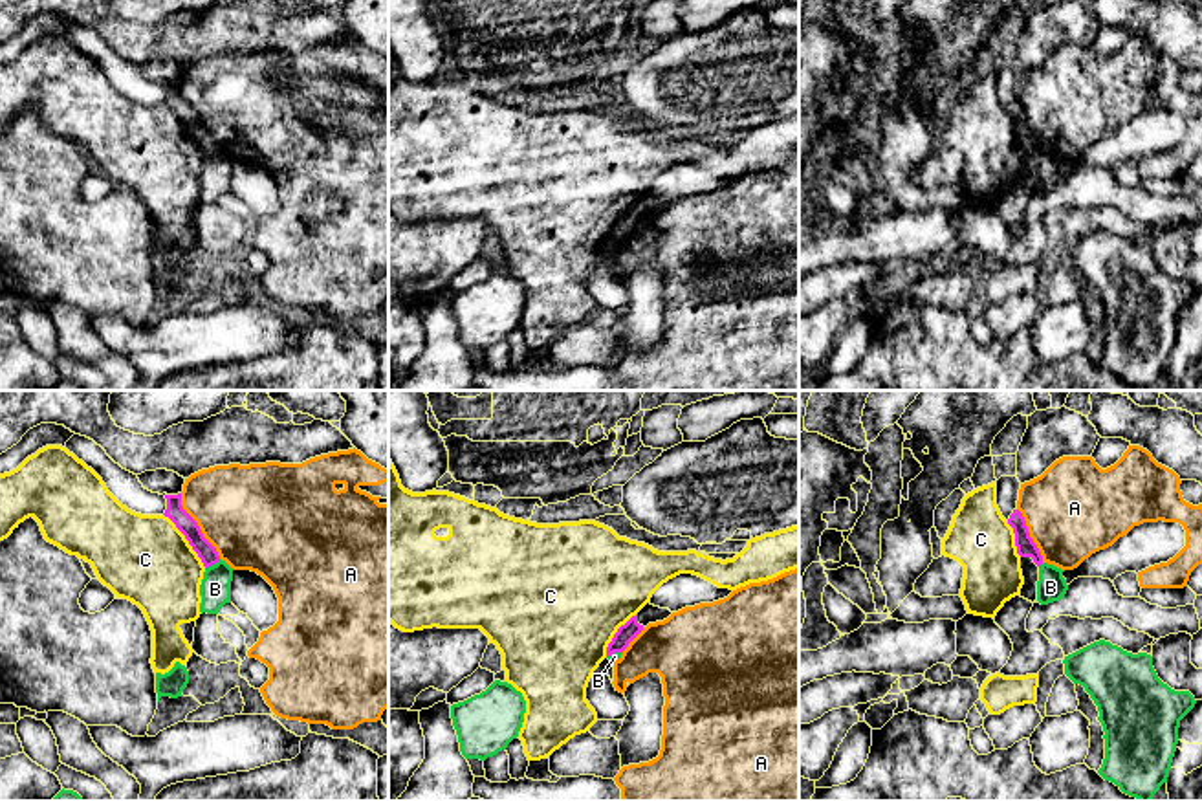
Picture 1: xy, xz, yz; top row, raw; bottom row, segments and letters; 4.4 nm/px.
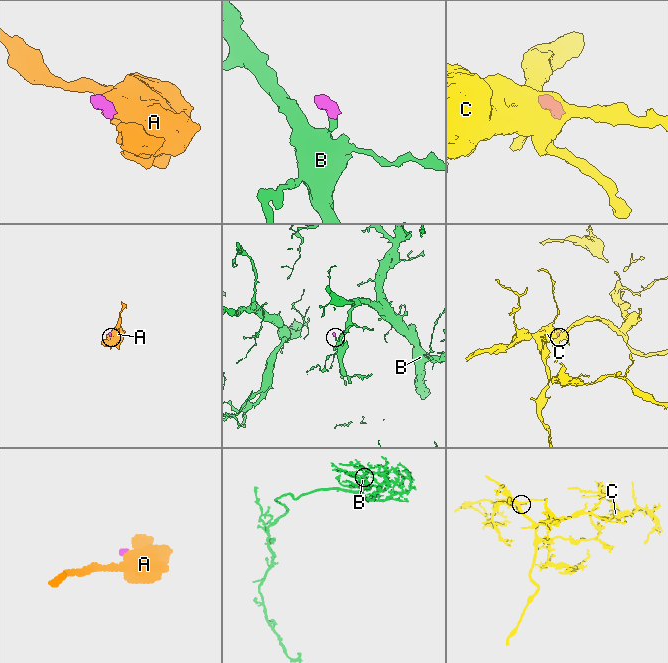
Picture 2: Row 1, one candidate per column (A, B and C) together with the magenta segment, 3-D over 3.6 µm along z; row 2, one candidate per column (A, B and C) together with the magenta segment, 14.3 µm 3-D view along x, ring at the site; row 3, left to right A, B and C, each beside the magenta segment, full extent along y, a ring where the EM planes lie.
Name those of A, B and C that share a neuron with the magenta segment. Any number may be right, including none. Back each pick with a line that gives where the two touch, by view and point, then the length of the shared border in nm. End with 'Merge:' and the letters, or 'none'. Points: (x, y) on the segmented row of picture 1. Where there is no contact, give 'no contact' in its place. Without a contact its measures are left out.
Merge: none

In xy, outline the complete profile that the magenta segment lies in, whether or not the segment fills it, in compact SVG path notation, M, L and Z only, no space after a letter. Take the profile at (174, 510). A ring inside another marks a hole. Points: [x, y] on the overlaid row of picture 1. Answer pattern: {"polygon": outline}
{"polygon": "M167 469L145 471L137 475L137 478L145 489L167 499L167 510L163 515L169 517L185 535L203 566L209 568L216 565L220 561L216 548L203 537L198 522L181 506L185 478Z"}

